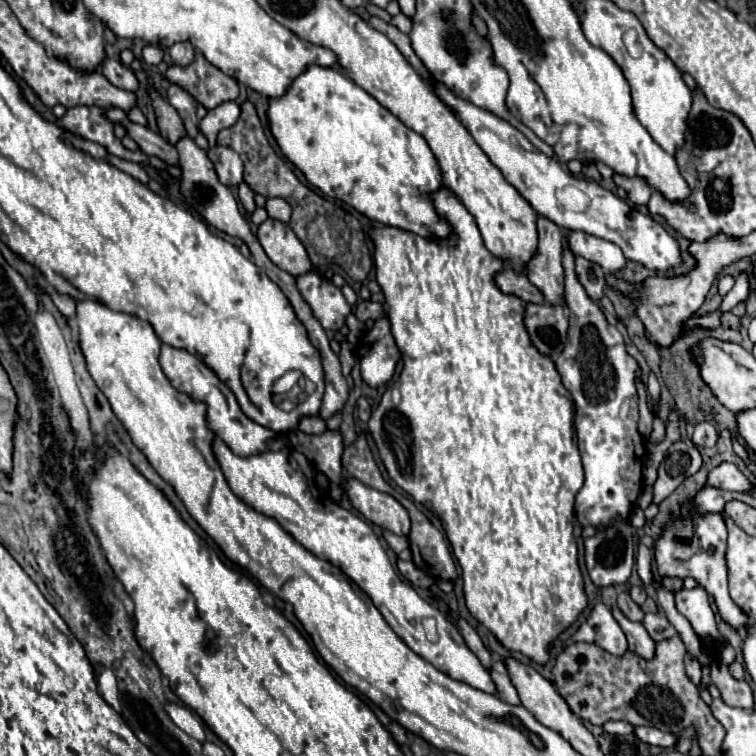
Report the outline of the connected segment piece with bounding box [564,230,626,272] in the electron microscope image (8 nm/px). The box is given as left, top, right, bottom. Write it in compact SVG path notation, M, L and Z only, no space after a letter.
M564 230L564 238L574 256L582 256L602 266L604 272L616 272L626 264L622 250L608 240L602 240L598 236L592 236L580 230Z

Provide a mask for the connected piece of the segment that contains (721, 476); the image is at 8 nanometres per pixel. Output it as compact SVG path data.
M722 462L720 466L716 466L704 486L714 486L714 488L722 488L722 490L732 490L732 492L744 492L750 494L754 488L754 482L750 478L746 478L734 464Z

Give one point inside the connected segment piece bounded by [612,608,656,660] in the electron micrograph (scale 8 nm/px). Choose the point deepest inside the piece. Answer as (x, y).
(639, 641)

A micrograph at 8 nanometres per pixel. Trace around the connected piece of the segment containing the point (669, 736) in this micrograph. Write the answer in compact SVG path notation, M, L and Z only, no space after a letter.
M638 726L638 728L634 730L634 734L636 734L642 742L652 744L652 746L660 746L660 748L672 748L672 746L678 742L678 738L680 738L680 734L662 732L662 730L658 730L658 728L648 728L648 726Z

